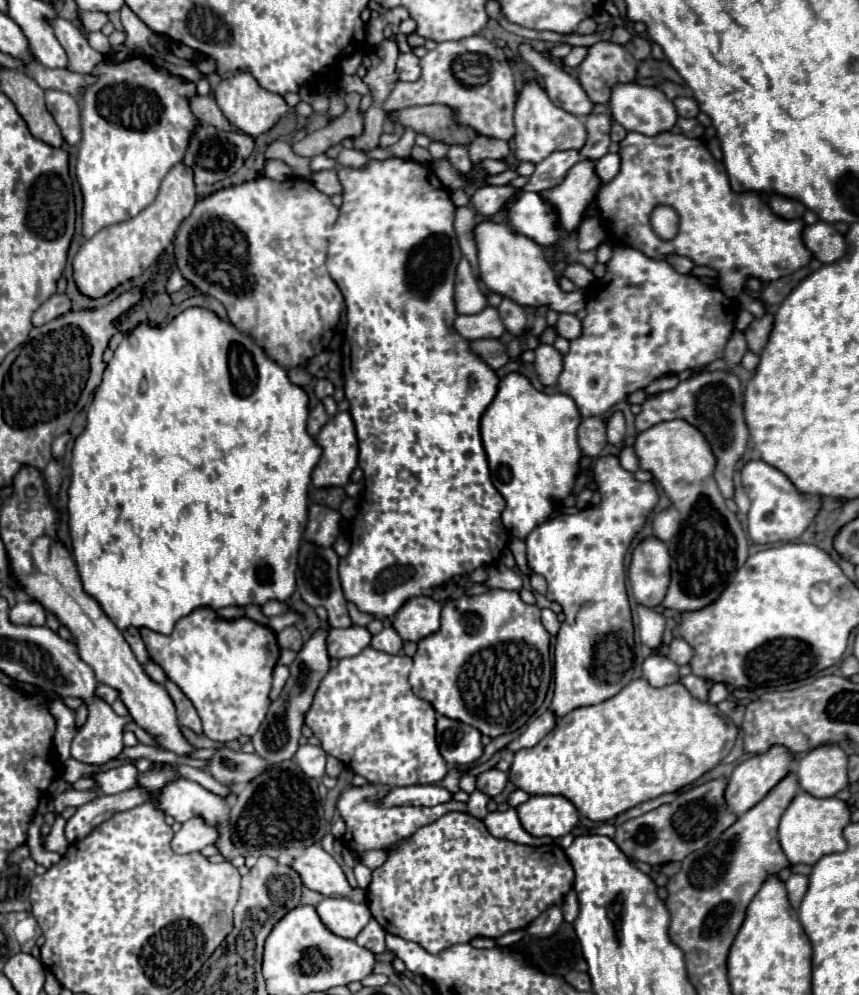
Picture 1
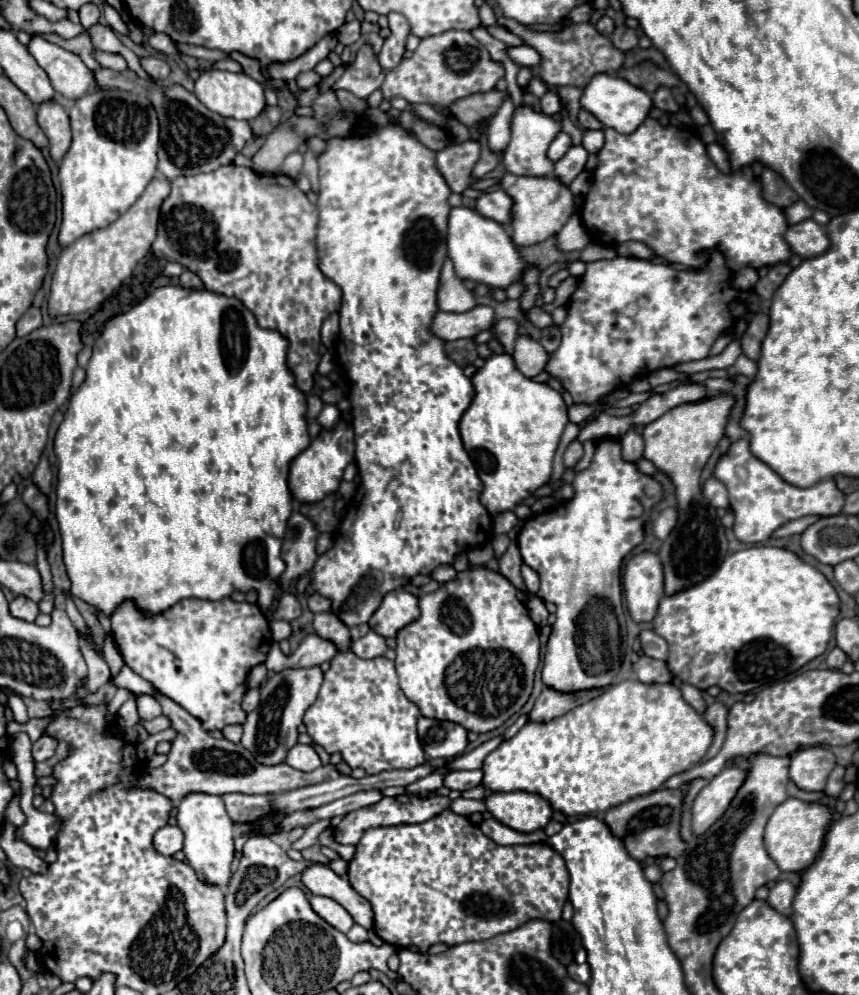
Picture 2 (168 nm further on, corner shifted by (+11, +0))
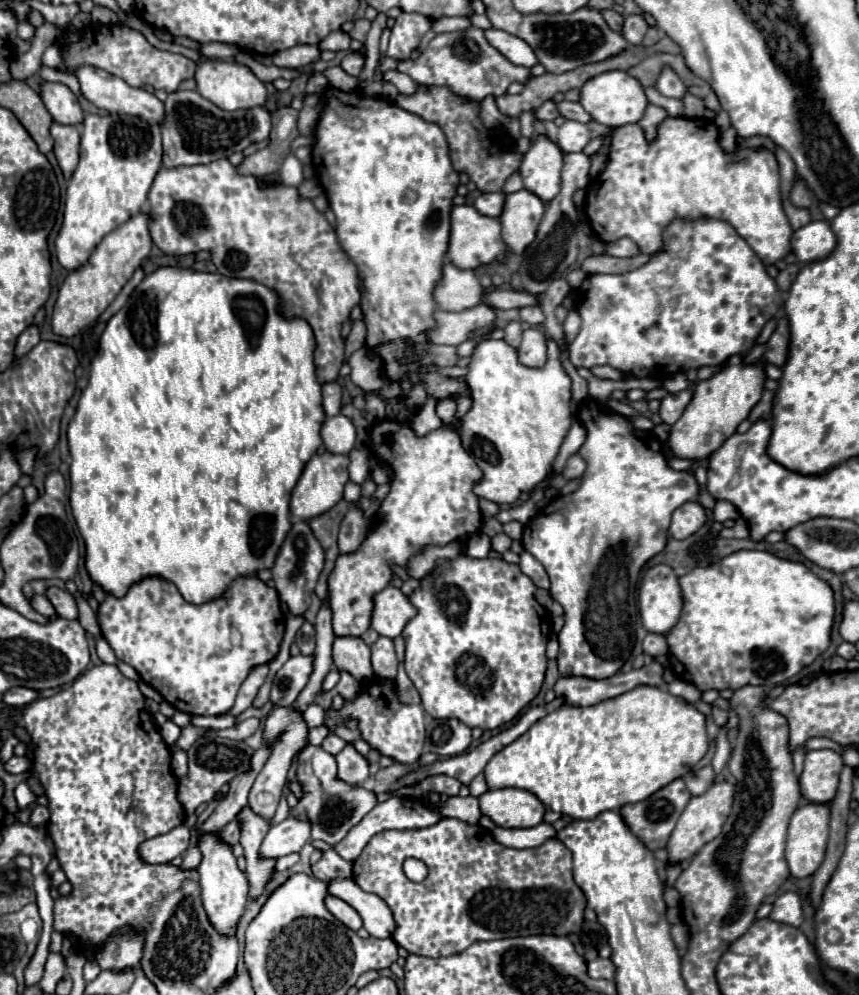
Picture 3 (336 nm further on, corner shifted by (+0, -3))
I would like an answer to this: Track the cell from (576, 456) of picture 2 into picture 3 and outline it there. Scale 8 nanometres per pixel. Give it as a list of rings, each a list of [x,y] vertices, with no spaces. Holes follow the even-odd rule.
[[[573,454],[573,456],[567,460],[561,476],[563,476],[565,480],[573,480],[573,478],[581,478],[583,472],[585,472],[585,462],[583,462],[583,458],[577,456],[577,454]]]

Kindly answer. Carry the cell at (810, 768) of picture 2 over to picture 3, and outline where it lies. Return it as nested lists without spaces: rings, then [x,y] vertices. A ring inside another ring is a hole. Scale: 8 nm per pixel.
[[[809,750],[805,768],[799,776],[801,796],[809,802],[829,802],[835,798],[839,772],[843,768],[841,754],[833,750]]]

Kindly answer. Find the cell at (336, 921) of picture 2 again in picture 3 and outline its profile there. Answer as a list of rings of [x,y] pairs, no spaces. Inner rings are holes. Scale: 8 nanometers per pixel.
[[[327,896],[327,898],[325,898],[325,906],[327,906],[327,910],[329,910],[339,922],[343,922],[345,926],[349,926],[351,930],[357,932],[357,930],[363,926],[363,920],[361,920],[361,916],[357,914],[357,910],[351,908],[347,902],[343,902],[341,898],[337,898],[337,896]]]

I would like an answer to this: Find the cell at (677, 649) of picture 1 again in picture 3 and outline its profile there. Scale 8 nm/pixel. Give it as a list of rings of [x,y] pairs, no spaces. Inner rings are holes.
[[[647,634],[645,640],[643,640],[643,652],[649,654],[649,656],[661,656],[661,654],[667,654],[667,640],[665,636],[661,634]]]

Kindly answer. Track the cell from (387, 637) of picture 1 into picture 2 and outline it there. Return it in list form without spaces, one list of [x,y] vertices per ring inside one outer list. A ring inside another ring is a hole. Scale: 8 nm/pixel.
[[[370,631],[368,635],[364,635],[364,637],[360,637],[358,641],[354,641],[354,643],[350,645],[350,649],[352,649],[358,657],[362,657],[362,659],[374,659],[374,657],[384,655],[388,647],[386,647],[386,639],[384,639],[382,635]]]

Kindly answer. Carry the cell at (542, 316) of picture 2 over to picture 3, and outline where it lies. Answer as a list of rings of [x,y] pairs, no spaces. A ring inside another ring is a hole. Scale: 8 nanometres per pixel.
[[[525,306],[525,308],[519,310],[519,316],[521,316],[523,322],[527,322],[531,326],[543,324],[543,320],[545,320],[545,316],[543,316],[543,312],[541,312],[539,306]]]

